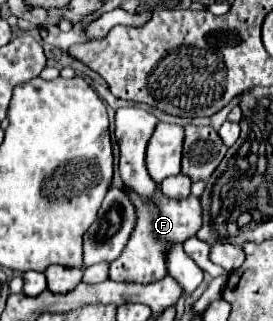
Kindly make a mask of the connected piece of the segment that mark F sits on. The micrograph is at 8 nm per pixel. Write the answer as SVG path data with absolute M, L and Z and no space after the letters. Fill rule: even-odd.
M123 188L125 194L131 198L135 212L137 212L137 224L131 232L131 238L123 250L123 254L109 264L109 278L115 282L135 282L135 284L151 284L161 280L167 274L167 250L175 244L183 244L187 238L195 236L199 232L199 226L203 224L199 198L193 194L183 200L171 200L161 194L161 190L155 192L151 200L141 200L133 190Z

